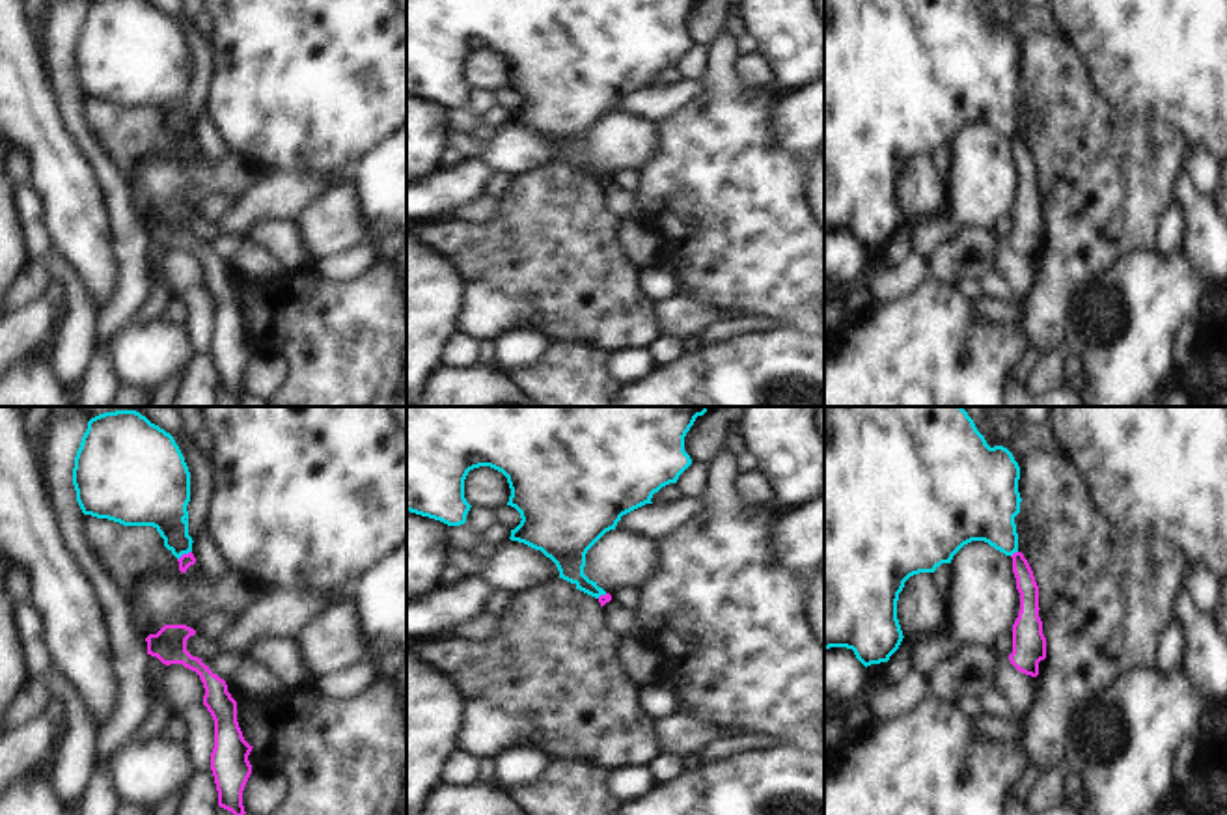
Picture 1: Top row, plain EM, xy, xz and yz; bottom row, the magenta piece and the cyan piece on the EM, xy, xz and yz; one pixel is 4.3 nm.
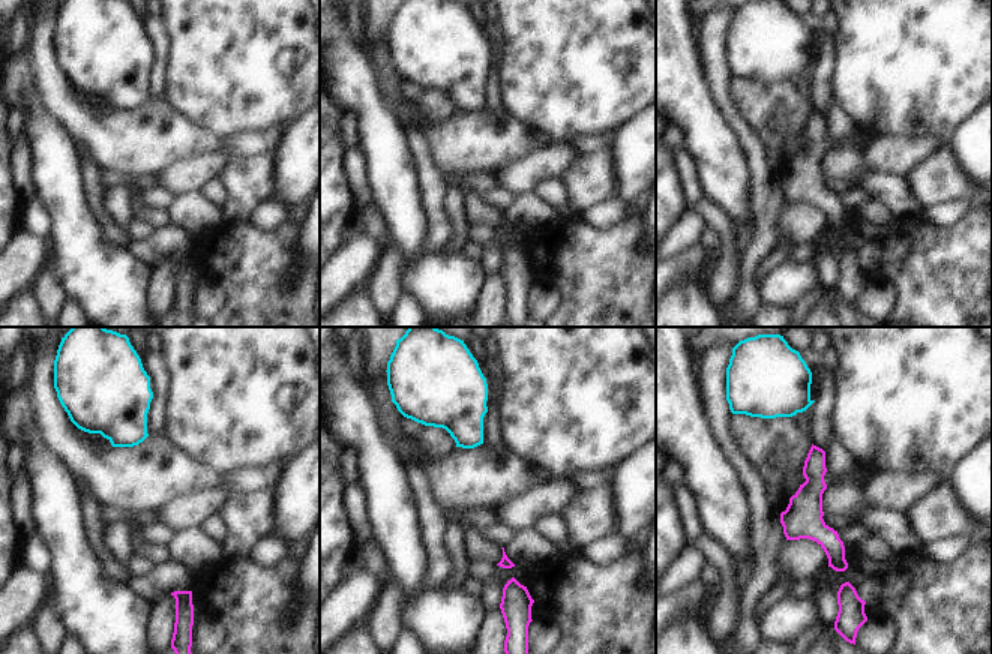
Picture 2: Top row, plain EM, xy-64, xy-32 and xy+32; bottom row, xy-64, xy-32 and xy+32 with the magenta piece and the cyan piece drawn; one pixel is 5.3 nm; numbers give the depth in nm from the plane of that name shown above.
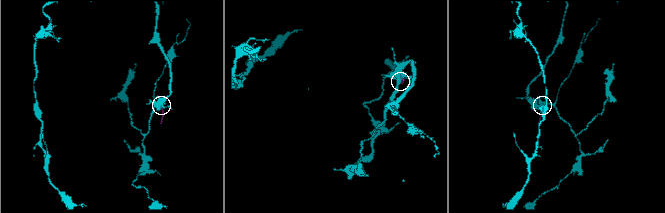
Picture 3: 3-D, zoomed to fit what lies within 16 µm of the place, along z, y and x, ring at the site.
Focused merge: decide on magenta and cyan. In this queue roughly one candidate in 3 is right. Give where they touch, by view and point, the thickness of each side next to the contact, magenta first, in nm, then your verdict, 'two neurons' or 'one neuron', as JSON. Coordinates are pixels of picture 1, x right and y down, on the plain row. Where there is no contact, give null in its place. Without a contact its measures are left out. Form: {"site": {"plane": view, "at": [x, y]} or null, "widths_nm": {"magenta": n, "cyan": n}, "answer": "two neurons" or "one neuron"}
{"site": {"plane": "xy", "at": [183, 137]}, "widths_nm": {"magenta": 60, "cyan": 220}, "answer": "two neurons"}

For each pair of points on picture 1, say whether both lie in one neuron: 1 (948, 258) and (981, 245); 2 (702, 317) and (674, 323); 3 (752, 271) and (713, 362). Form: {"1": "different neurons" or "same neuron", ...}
{"1": "same neuron", "2": "same neuron", "3": "different neurons"}

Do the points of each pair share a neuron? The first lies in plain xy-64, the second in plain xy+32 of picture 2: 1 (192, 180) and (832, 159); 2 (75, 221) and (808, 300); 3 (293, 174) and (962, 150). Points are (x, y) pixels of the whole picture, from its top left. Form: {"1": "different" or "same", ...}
{"1": "different", "2": "different", "3": "same"}

